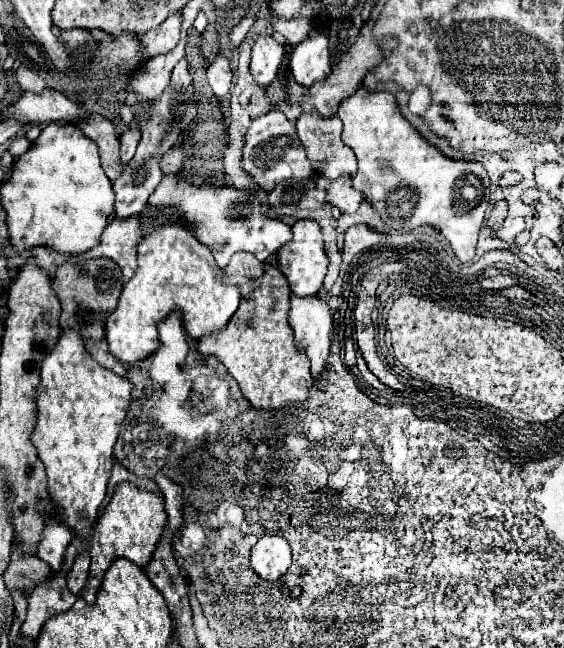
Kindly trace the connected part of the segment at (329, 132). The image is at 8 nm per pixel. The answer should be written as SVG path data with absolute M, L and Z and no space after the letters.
M314 111L310 113L302 113L298 117L298 123L296 123L296 129L298 129L298 137L300 137L300 143L304 145L306 149L306 155L314 167L314 171L326 179L336 179L340 175L354 175L356 173L356 157L352 153L350 147L346 147L340 139L340 133L342 133L342 121L332 115L332 117L322 117Z

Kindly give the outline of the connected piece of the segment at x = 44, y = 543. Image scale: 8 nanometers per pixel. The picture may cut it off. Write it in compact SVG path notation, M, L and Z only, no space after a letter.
M50 517L44 527L44 537L38 545L38 557L42 561L46 561L52 567L52 571L60 571L62 561L64 561L64 551L70 541L72 541L70 529L66 529L66 525L58 523L56 517Z

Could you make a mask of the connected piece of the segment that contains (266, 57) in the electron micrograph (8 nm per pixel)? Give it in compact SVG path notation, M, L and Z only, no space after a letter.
M258 37L252 49L252 63L250 73L260 87L268 87L282 63L284 45L276 43L272 37Z

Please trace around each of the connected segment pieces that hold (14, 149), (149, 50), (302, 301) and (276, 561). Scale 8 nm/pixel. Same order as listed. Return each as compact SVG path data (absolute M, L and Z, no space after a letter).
M20 135L20 137L16 137L16 139L10 143L8 153L10 153L12 157L20 157L22 153L28 151L28 147L30 147L30 141L28 141L24 135Z
M180 13L168 15L168 19L158 25L156 29L150 29L148 33L140 35L140 59L150 59L160 53L172 51L180 41Z
M292 295L290 327L294 331L296 347L310 359L314 381L320 381L326 359L330 355L332 315L328 303L318 297Z
M280 535L262 537L250 549L250 565L252 565L252 569L266 581L280 579L288 571L290 563L292 563L290 545Z

